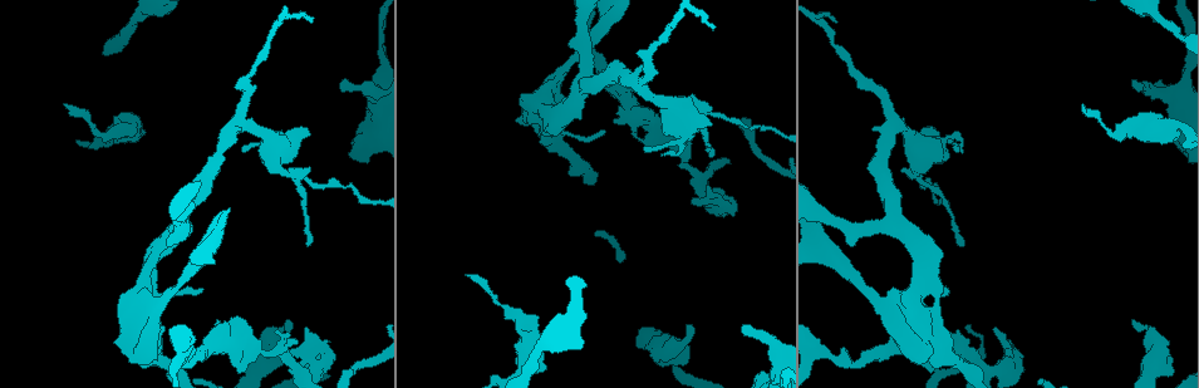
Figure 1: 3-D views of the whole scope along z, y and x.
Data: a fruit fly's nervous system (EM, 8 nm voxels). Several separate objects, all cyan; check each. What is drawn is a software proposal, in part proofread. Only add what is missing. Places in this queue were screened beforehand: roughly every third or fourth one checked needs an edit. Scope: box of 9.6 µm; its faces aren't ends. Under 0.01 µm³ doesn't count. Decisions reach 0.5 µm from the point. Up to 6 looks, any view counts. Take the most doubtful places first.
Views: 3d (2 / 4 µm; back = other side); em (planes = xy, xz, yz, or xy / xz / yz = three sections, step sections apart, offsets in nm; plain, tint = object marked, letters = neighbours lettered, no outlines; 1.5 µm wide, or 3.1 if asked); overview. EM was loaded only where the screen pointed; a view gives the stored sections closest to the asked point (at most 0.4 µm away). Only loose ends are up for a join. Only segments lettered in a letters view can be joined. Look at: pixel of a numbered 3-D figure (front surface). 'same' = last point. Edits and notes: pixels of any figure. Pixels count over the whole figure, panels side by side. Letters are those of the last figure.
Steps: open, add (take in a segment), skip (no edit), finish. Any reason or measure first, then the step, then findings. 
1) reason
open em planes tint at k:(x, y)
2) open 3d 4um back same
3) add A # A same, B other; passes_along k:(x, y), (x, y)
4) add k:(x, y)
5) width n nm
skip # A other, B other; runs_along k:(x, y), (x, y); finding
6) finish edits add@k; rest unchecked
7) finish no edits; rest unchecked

thick end
open 3d 4um at 1:(686, 360)

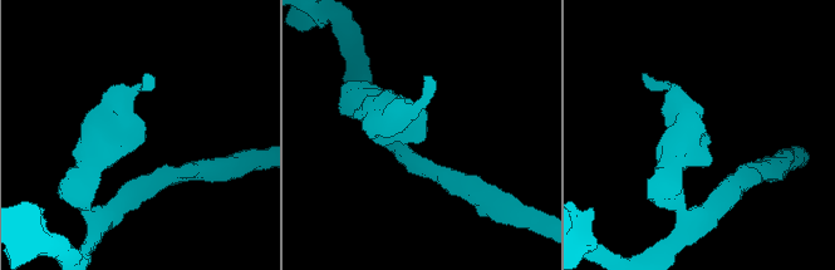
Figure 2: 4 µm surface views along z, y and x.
open em xy step 8 tint at 2:(141, 136)

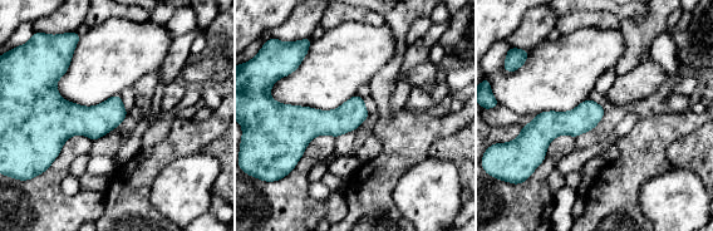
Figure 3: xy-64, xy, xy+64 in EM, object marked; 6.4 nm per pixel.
open em xy step 8 letters same

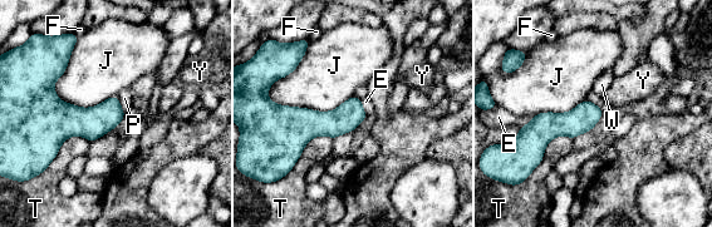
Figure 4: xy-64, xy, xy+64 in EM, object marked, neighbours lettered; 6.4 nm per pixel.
longest_contact J 480 nm
skip # E other, F other, J other, P other, T other, W other, Y other; runs_along 4:(598, 112), (525, 134); none of them fits

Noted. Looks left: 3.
free end
open em planes letters at 1:(1131, 82)

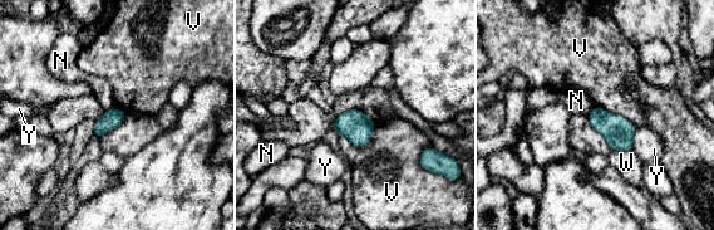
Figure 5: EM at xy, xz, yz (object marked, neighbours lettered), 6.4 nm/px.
skip # N other, V other, W other, Y other; no lettered segment goes on from it

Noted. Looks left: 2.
tapers out
open em xy step 8 letters at 1:(288, 333)

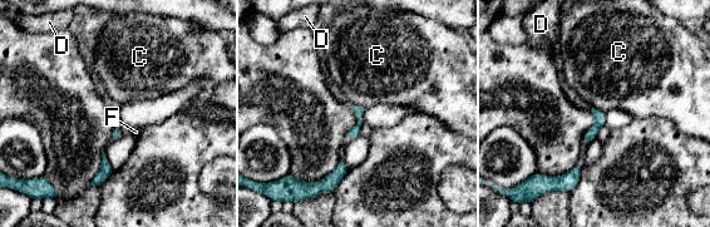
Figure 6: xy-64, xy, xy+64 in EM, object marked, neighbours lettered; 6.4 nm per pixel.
skip # C other, D other, F other; no lettered segment goes on from it

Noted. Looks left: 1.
finish no edits; rest unchecked

